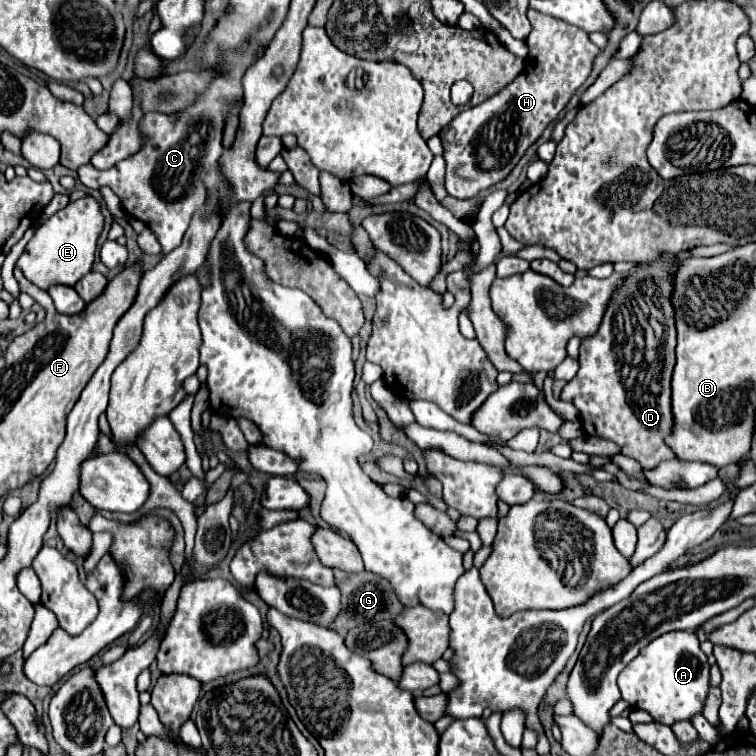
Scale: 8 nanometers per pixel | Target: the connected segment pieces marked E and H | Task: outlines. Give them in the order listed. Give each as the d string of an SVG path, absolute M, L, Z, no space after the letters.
M91 195L71 201L67 207L51 215L35 231L25 251L17 259L15 267L21 269L21 273L41 289L49 289L55 283L75 285L81 277L85 277L91 271L97 251L97 241L103 233L103 227L105 219L101 213L101 205Z
M559 19L553 23L561 27L557 29L557 39L555 27L549 31L547 41L545 35L531 35L527 39L527 67L521 71L521 75L517 75L517 79L513 79L485 103L457 115L449 127L439 133L445 149L443 159L447 161L445 189L451 197L471 199L503 181L591 75L595 57L601 53L601 49L593 45L589 33L581 31L579 27Z

